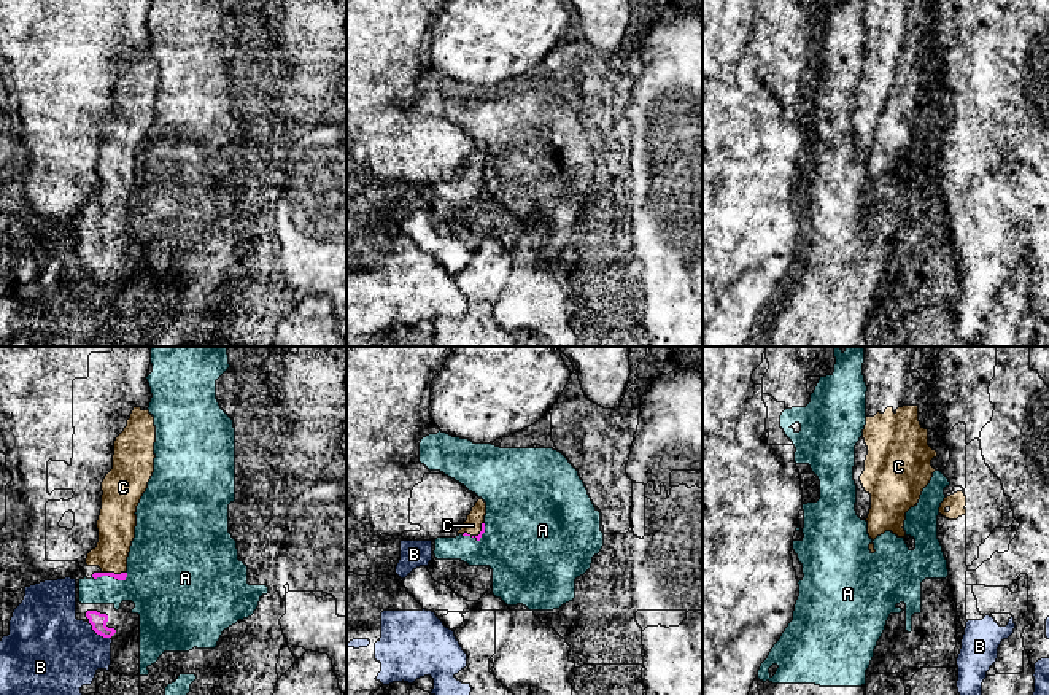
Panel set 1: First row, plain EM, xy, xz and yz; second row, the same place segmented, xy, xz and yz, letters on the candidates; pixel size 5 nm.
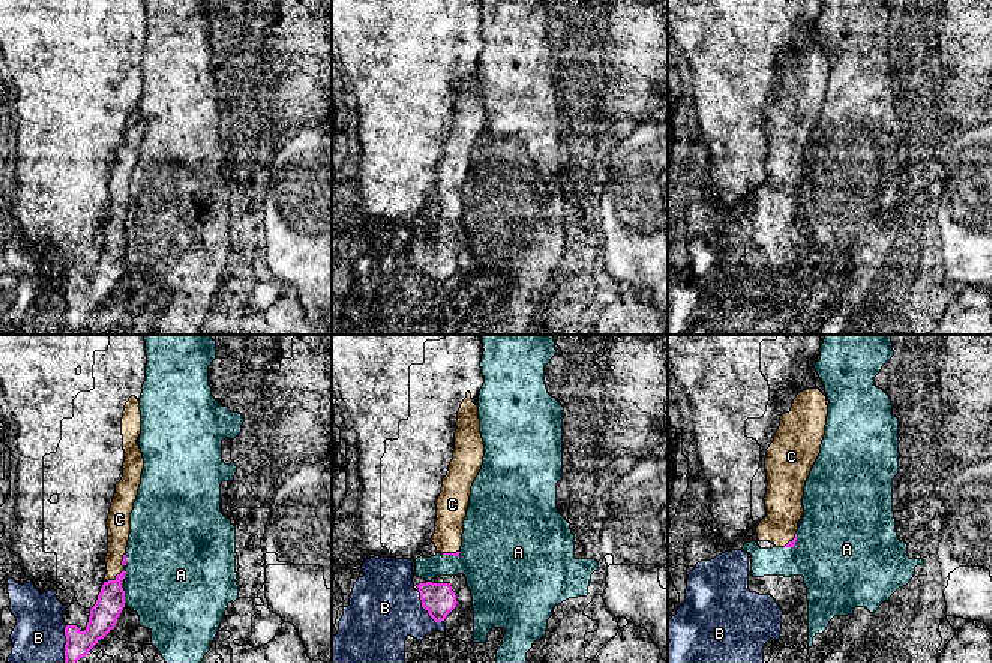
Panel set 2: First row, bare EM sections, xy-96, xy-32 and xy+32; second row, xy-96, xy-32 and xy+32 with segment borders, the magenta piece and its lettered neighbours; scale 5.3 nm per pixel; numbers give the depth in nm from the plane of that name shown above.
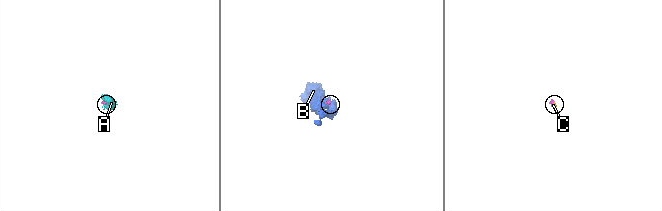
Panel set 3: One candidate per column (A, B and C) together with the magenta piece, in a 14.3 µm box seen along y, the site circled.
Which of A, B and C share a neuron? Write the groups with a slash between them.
A / B / C

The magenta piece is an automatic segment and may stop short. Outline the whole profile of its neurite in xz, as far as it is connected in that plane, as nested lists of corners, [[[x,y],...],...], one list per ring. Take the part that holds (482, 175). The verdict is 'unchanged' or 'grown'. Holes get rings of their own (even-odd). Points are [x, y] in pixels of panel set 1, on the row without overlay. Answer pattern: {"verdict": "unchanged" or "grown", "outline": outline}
{"verdict": "grown", "outline": [[[480,142],[475,149],[472,151],[467,164],[458,175],[463,180],[475,180],[480,184],[482,178],[485,177],[485,159],[486,159],[486,146]]]}

